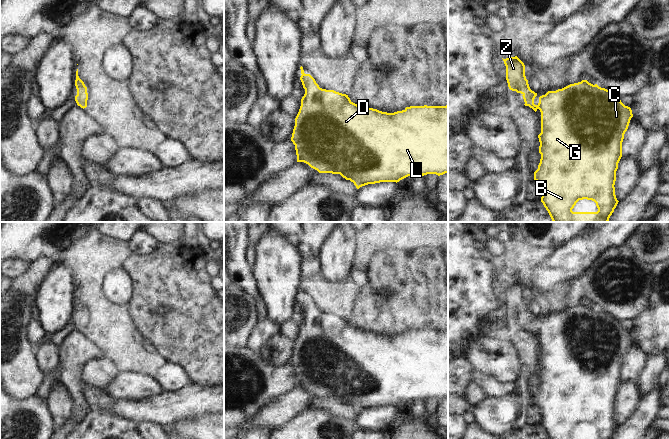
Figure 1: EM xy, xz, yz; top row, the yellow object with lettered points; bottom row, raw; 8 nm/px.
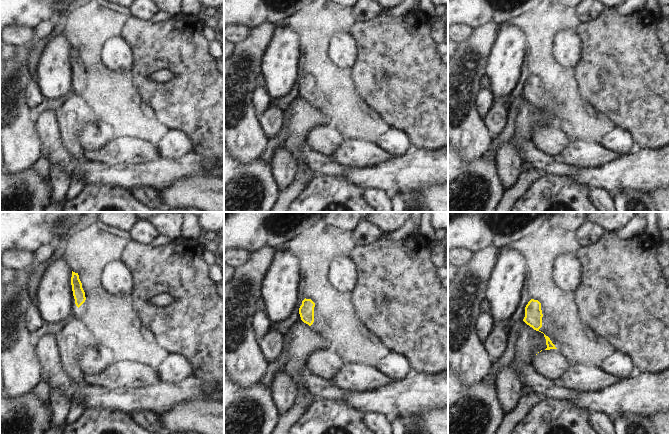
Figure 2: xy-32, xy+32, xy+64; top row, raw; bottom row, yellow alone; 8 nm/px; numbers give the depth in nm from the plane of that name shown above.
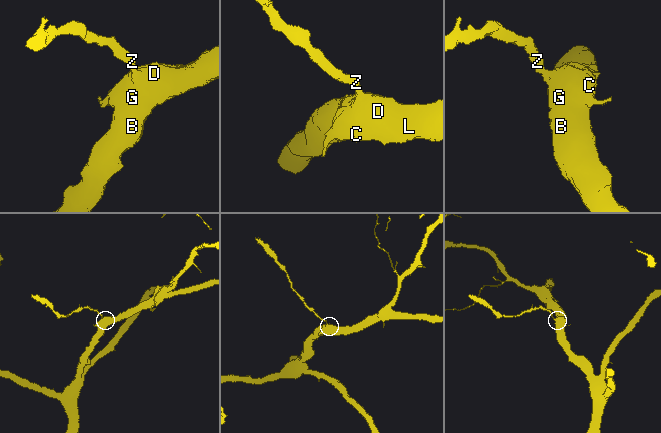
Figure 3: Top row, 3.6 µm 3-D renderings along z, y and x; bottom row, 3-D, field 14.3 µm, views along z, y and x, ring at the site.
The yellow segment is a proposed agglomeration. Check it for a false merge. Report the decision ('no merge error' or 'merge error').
no merge error

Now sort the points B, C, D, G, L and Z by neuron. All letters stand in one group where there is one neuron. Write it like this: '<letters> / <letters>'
B C D G L Z

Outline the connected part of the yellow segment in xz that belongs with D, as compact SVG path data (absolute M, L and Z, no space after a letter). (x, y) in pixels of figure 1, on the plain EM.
M301 293L300 304L305 318L295 342L291 365L295 369L297 386L304 386L319 397L340 398L357 413L380 406L399 406L418 399L448 397L448 329L410 330L394 337L382 336L353 327L348 319L319 311L310 298Z

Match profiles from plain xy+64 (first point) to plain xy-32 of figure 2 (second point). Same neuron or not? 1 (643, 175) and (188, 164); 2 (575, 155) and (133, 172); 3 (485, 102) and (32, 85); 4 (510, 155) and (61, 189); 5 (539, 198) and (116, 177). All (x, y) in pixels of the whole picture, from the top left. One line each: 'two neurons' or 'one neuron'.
1: one neuron
2: two neurons
3: one neuron
4: one neuron
5: two neurons

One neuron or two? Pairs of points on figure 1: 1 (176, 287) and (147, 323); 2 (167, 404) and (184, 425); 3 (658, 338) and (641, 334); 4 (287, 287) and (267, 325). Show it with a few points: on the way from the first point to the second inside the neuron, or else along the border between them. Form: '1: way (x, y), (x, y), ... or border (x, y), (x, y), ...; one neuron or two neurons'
1: way (166, 292), (147, 310), (147, 313); one neuron
2: border (202, 413), (177, 418), (161, 427); two neurons
3: way (654, 334), (645, 334); one neuron
4: border (267, 316), (280, 325); two neurons

